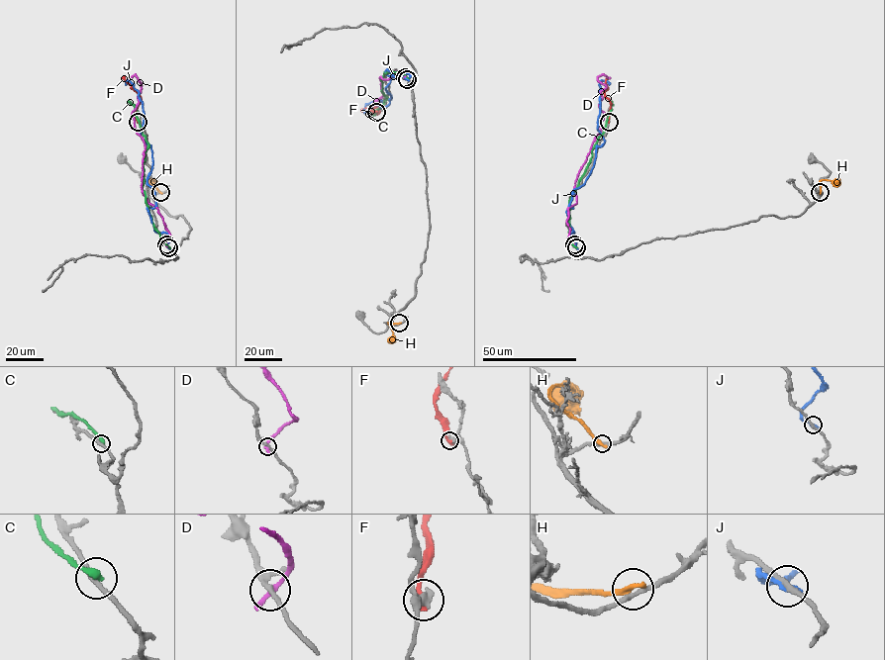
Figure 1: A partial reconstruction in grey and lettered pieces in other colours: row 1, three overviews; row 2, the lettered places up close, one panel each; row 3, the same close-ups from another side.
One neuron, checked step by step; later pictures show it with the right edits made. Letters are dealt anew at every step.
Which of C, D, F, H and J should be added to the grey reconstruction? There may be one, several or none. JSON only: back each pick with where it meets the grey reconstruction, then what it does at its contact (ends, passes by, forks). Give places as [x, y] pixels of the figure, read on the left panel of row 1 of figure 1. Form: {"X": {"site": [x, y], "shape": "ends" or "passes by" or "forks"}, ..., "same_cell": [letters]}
{"same_cell": []}

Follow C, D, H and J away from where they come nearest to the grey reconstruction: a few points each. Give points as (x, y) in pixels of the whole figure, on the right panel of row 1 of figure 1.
C: (577, 248), (571, 243), (569, 198), (604, 131), (611, 110), (610, 100)
D: (574, 244), (568, 209), (576, 203), (575, 181), (600, 131), (606, 87), (597, 78), (610, 78)
H: (820, 193), (821, 181), (840, 183)
J: (576, 247), (567, 210), (604, 142), (599, 84), (609, 84)

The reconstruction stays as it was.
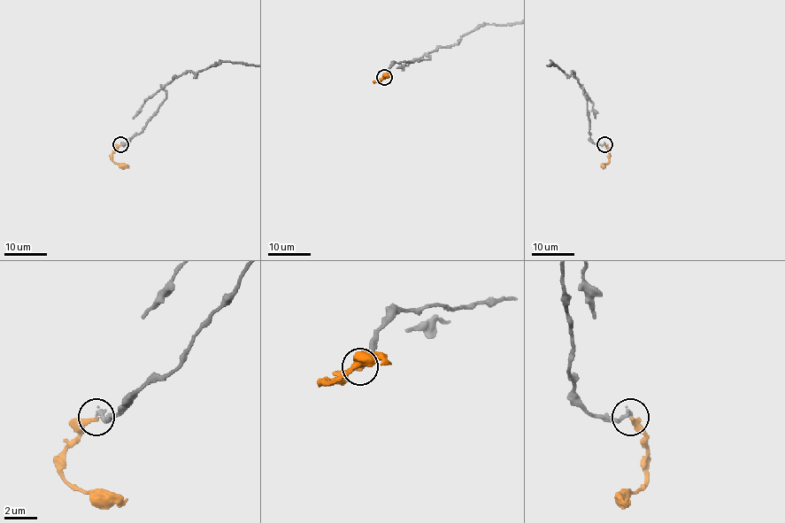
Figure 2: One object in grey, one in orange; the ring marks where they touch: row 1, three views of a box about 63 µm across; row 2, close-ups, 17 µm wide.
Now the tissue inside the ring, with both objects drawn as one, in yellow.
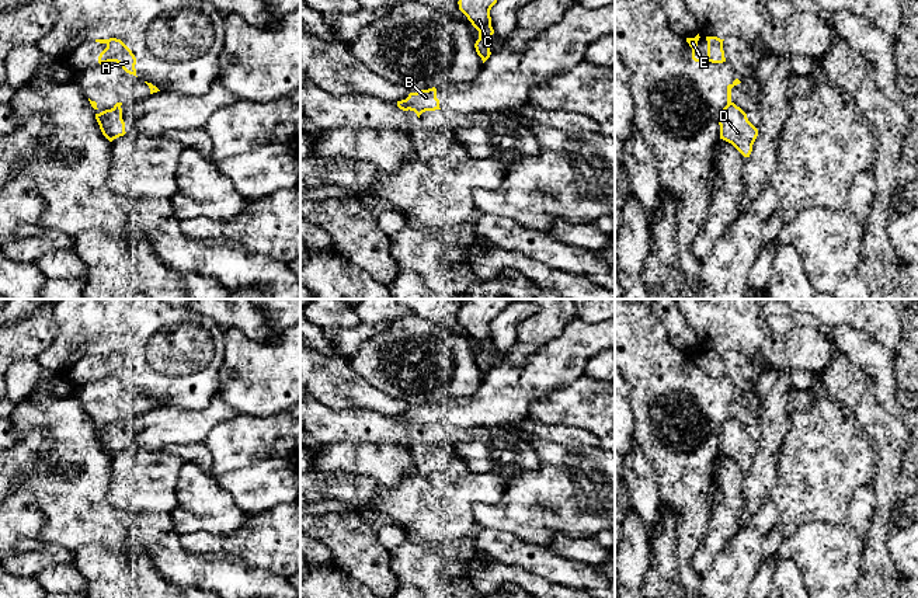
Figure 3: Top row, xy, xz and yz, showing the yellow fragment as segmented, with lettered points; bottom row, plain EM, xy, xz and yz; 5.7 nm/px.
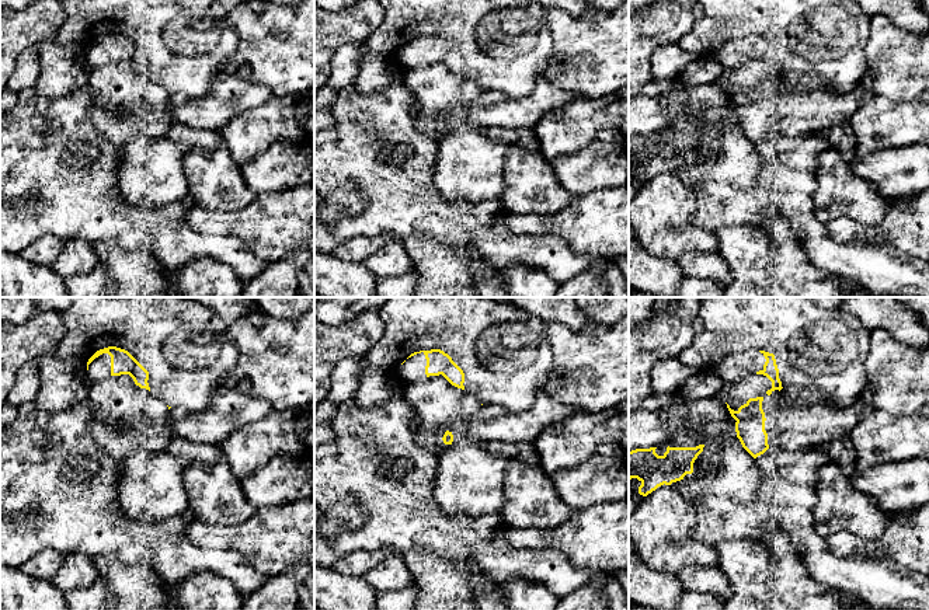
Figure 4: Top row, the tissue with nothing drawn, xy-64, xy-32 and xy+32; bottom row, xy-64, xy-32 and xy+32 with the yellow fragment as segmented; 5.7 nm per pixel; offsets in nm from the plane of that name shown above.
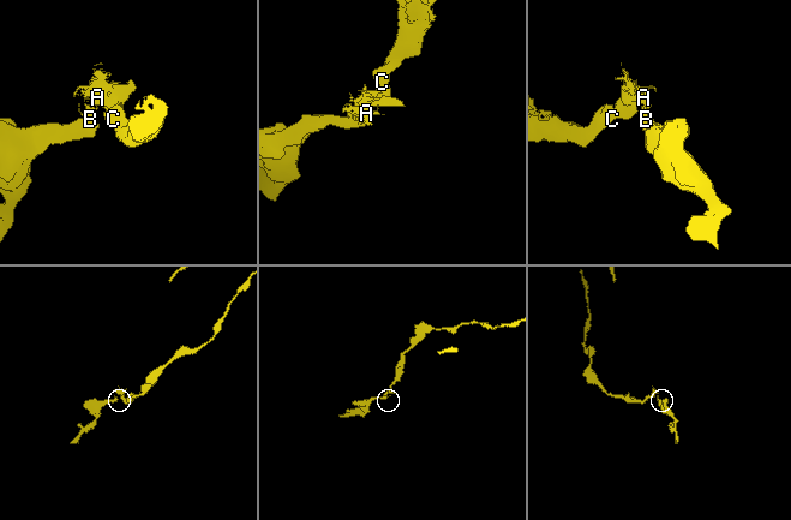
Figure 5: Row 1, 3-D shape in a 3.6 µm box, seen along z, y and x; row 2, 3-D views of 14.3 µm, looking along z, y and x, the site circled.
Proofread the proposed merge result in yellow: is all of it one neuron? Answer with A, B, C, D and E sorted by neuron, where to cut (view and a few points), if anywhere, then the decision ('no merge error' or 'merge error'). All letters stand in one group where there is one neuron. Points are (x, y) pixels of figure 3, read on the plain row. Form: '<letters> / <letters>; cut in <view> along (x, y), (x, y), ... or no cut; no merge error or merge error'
A C E / B D; cut in yz along (730, 416), (727, 420); merge error

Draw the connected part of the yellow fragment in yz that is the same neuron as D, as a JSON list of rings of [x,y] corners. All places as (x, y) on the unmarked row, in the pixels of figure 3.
[[[730,417],[720,425],[720,453],[731,458],[744,472],[750,472],[758,444],[748,435],[747,428]]]

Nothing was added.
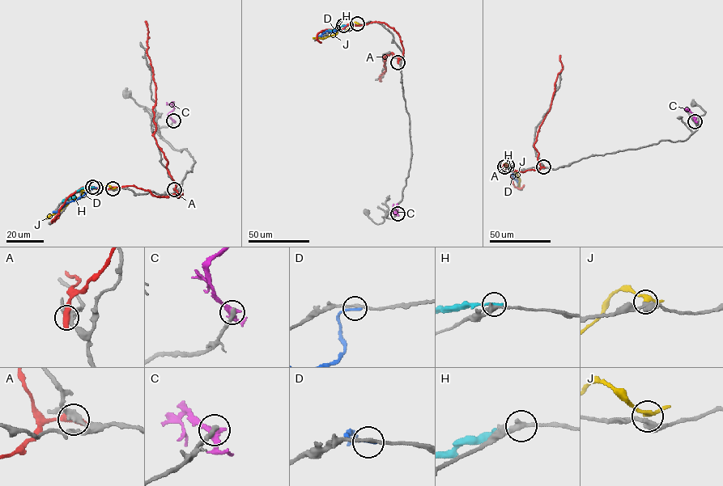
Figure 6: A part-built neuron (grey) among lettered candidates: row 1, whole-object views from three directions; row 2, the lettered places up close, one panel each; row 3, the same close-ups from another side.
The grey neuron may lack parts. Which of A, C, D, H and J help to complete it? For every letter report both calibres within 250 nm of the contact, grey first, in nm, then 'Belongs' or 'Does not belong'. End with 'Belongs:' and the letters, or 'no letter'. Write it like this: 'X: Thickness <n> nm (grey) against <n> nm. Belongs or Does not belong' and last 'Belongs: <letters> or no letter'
A: Thickness 320 nm (grey) against 550 nm. Does not belong
C: Thickness 280 nm (grey) against 380 nm. Does not belong
D: Thickness 200 nm (grey) against 240 nm. Does not belong
H: Thickness 360 nm (grey) against 240 nm. Does not belong
J: Thickness 360 nm (grey) against 280 nm. Does not belong
Belongs: no letter

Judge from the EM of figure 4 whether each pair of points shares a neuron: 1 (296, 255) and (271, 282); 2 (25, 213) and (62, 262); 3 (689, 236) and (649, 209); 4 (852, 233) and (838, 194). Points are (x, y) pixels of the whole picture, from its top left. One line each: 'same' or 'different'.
1: same
2: different
3: same
4: different

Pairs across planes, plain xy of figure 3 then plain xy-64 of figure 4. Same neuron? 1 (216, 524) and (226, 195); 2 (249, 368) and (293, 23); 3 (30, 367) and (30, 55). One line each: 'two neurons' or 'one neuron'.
1: one neuron
2: one neuron
3: one neuron

